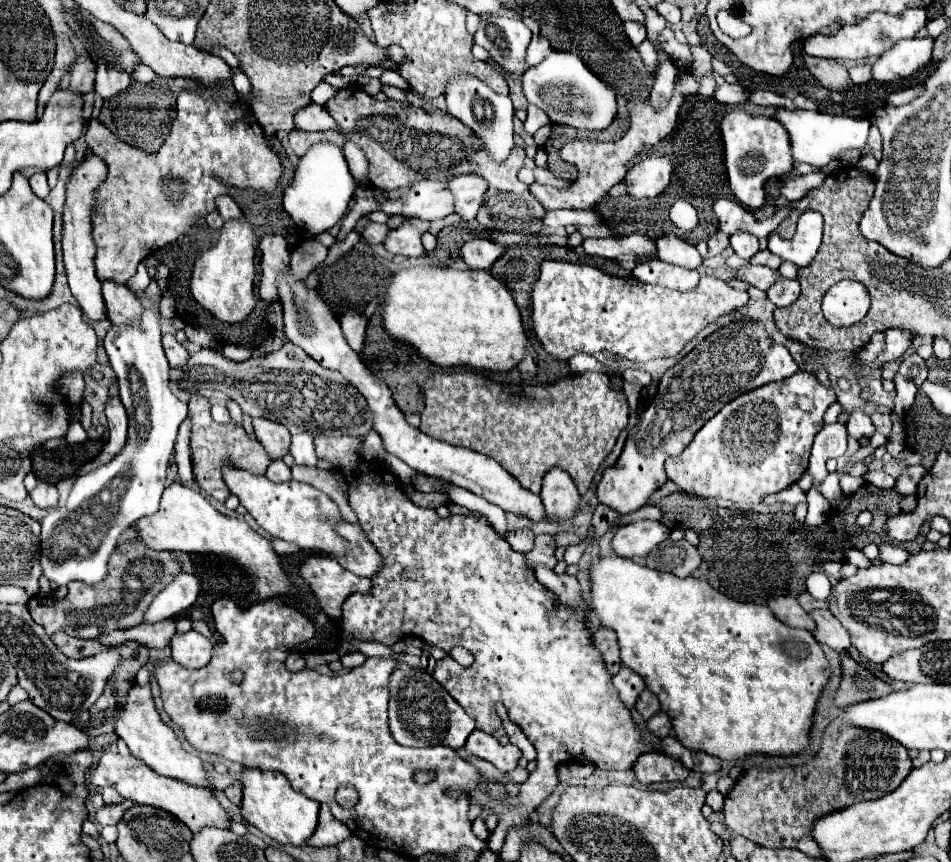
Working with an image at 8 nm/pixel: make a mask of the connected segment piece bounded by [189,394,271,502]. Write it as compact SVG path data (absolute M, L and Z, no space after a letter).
M193 394L189 398L189 416L193 422L191 428L191 458L193 458L193 474L195 474L195 482L199 484L201 490L205 490L209 496L217 498L219 502L225 502L229 496L229 490L225 488L225 482L221 478L221 462L225 458L229 458L237 468L243 468L251 474L263 476L267 466L271 464L271 458L267 456L267 452L263 450L263 446L259 444L259 440L255 436L247 436L247 432L243 430L243 426L229 422L229 424L217 424L211 418L211 404L205 396Z

